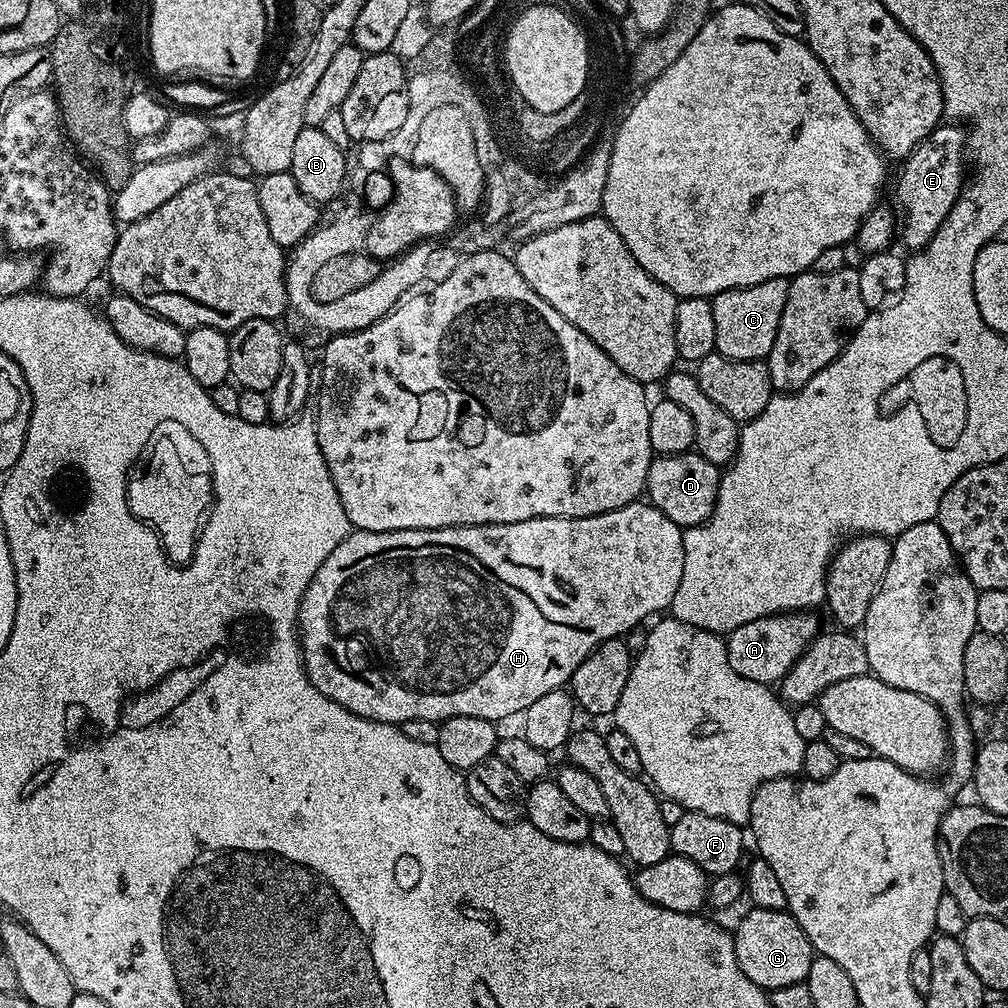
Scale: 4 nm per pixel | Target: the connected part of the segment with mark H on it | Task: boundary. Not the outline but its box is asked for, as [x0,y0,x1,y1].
[296,502,686,726]

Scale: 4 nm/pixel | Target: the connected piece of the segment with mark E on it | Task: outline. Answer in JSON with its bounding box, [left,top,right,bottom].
[896,122,966,250]

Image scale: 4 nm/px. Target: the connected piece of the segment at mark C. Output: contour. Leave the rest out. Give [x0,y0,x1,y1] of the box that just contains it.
[711,277,789,360]

